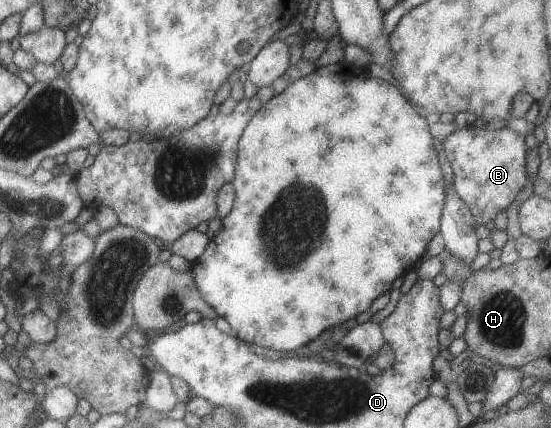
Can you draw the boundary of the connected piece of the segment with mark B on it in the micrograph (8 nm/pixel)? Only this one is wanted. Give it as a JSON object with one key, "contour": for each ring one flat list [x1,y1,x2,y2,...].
{"contour":[[474,125,456,128,443,139,443,150,453,169,453,186,478,224,491,225,498,212,513,203,528,183,528,145,524,136,508,126,497,130]]}

